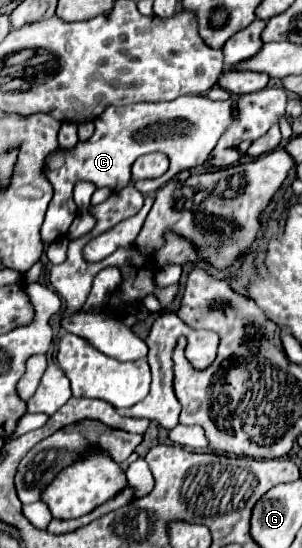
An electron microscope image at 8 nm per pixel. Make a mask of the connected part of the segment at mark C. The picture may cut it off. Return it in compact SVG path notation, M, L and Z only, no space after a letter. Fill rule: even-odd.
M186 95L174 101L164 103L134 103L124 107L108 107L104 115L94 119L94 135L86 143L78 143L74 151L58 149L46 159L46 175L54 187L54 199L46 211L46 219L42 223L42 241L50 245L58 237L68 233L68 227L77 215L77 206L73 200L73 188L76 181L90 181L98 189L110 187L114 193L124 189L132 181L132 163L146 153L166 153L170 157L170 169L158 179L152 181L136 181L134 187L142 193L154 193L164 183L168 183L174 175L184 169L194 169L202 165L212 153L218 137L232 123L232 113L236 103L228 101L212 101L206 95Z

